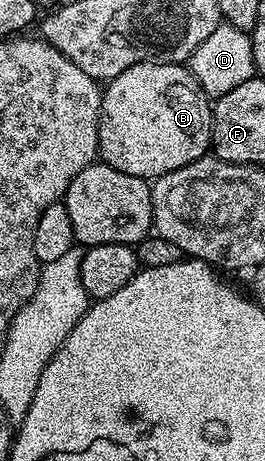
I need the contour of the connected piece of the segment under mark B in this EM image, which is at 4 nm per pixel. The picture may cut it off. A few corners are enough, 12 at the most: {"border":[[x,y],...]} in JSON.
{"border":[[130,65],[100,96],[99,158],[156,180],[205,158],[187,66]]}

